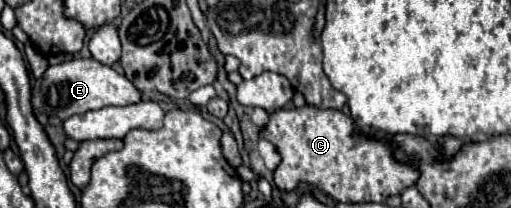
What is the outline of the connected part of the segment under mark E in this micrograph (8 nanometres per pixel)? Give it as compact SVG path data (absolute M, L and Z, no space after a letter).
M73 59L61 65L51 65L45 75L35 83L33 89L33 111L45 115L57 115L61 121L71 115L85 113L91 109L101 109L109 105L133 105L143 99L143 93L113 67L107 67L95 59Z

